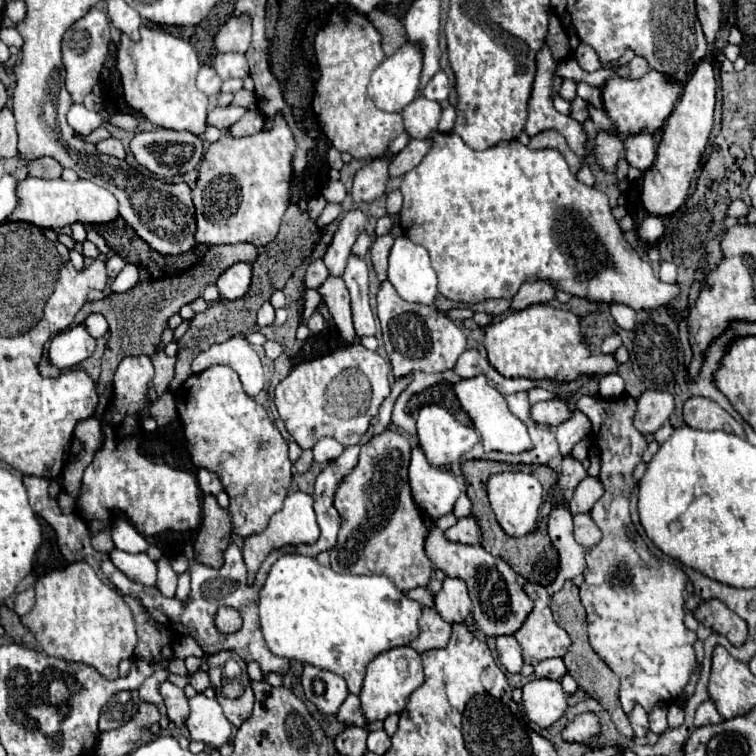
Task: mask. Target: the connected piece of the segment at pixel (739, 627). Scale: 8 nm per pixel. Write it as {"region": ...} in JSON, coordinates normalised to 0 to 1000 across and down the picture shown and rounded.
{"region":[[[939,792],[939,795],[926,798],[926,803],[918,808],[918,813],[931,829],[958,840],[971,856],[979,856],[989,843],[987,821],[979,819],[968,806],[963,806],[950,792]]]}

